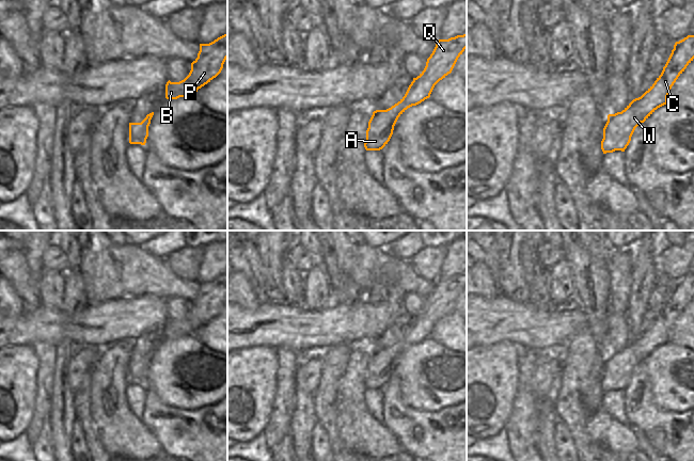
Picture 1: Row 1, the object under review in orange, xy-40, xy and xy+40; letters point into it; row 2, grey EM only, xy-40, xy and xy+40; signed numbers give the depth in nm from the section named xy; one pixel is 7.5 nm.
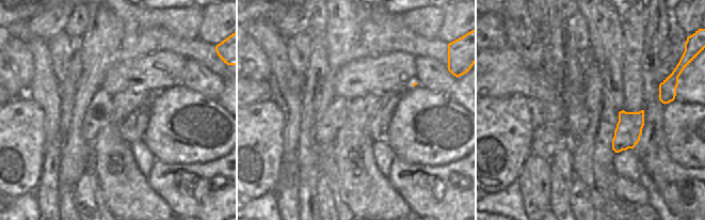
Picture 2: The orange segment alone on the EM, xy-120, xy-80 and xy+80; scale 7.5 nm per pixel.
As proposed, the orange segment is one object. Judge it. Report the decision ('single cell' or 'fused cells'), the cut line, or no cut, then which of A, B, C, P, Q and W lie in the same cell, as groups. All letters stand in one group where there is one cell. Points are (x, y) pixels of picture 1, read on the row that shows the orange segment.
single cell; cut none; groups A B C P Q W

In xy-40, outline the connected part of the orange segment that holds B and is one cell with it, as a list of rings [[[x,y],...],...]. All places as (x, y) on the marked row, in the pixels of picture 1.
[[[227,33],[209,44],[200,44],[198,58],[191,63],[189,75],[179,82],[165,84],[165,98],[195,96],[199,89],[210,82],[222,70],[227,59]]]

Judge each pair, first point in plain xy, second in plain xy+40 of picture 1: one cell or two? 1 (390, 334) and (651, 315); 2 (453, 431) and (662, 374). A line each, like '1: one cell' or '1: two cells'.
1: one cell
2: two cells

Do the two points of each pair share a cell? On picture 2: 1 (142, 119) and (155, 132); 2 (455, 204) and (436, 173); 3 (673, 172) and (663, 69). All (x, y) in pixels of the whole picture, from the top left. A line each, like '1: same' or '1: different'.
1: different
2: same
3: different

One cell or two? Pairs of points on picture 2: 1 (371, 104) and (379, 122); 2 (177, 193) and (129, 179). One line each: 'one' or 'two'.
1: two
2: two

